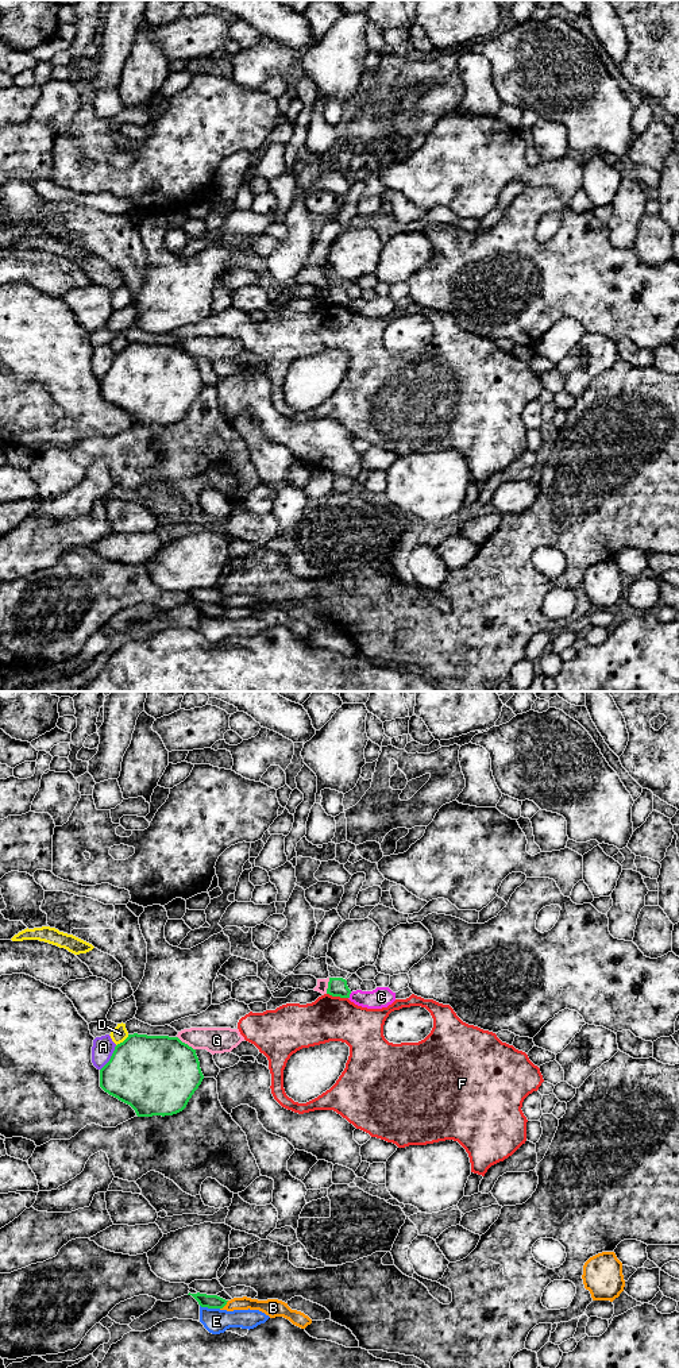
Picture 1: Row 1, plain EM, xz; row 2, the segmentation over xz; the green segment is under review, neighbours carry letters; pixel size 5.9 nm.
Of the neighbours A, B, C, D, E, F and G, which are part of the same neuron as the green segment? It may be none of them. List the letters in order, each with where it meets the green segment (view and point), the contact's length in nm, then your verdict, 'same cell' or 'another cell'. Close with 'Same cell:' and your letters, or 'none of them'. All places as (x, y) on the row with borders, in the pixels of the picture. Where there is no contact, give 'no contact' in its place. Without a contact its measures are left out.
A: meets green in xz at (111, 1058); contact 180 nm long; another cell
B: meets green in xz at (224, 1305); contact 80 nm long; another cell
C: meets green in xz at (348, 995); contact 40 nm long; another cell
D: meets green in xz at (123, 1041); contact 100 nm long; another cell
E: meets green in xz at (209, 1307); contact 120 nm long; another cell
F: meets green in xz at (338, 995); contact 130 nm long; another cell
G: meets green in xz at (186, 1044); contact 140 nm long; another cell
Same cell: none of them

